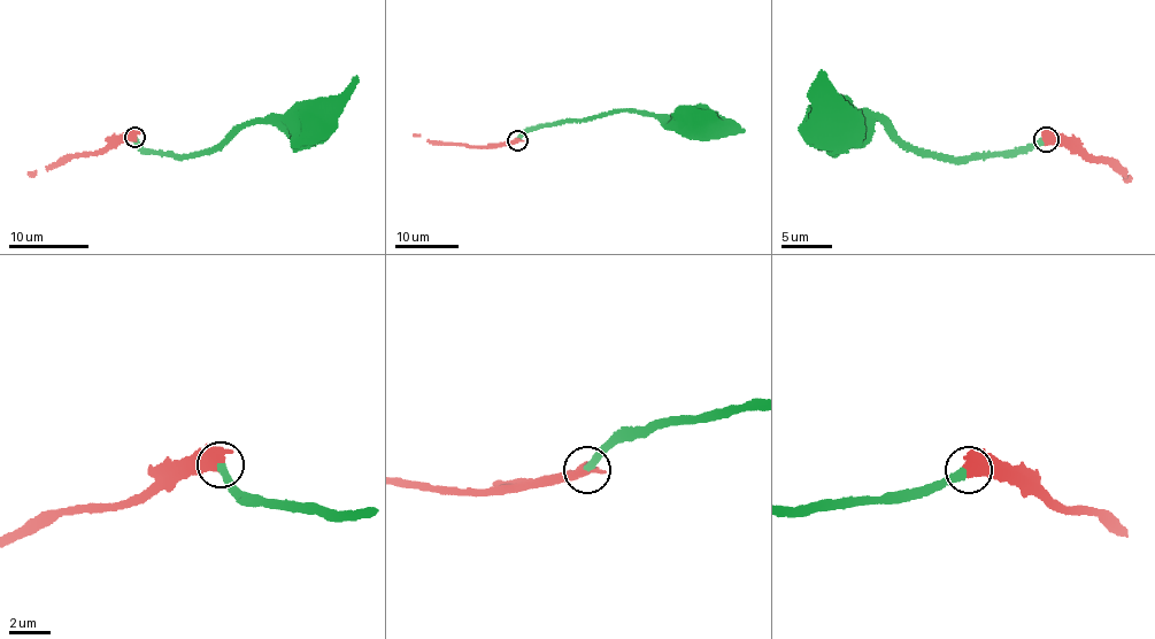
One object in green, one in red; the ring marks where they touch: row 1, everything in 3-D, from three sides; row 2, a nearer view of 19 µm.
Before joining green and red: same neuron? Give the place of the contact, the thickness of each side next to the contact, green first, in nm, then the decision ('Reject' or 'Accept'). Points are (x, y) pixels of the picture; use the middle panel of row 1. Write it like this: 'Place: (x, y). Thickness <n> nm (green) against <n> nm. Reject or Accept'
Place: (517, 140). Thickness 380 nm (green) against 650 nm. Accept

